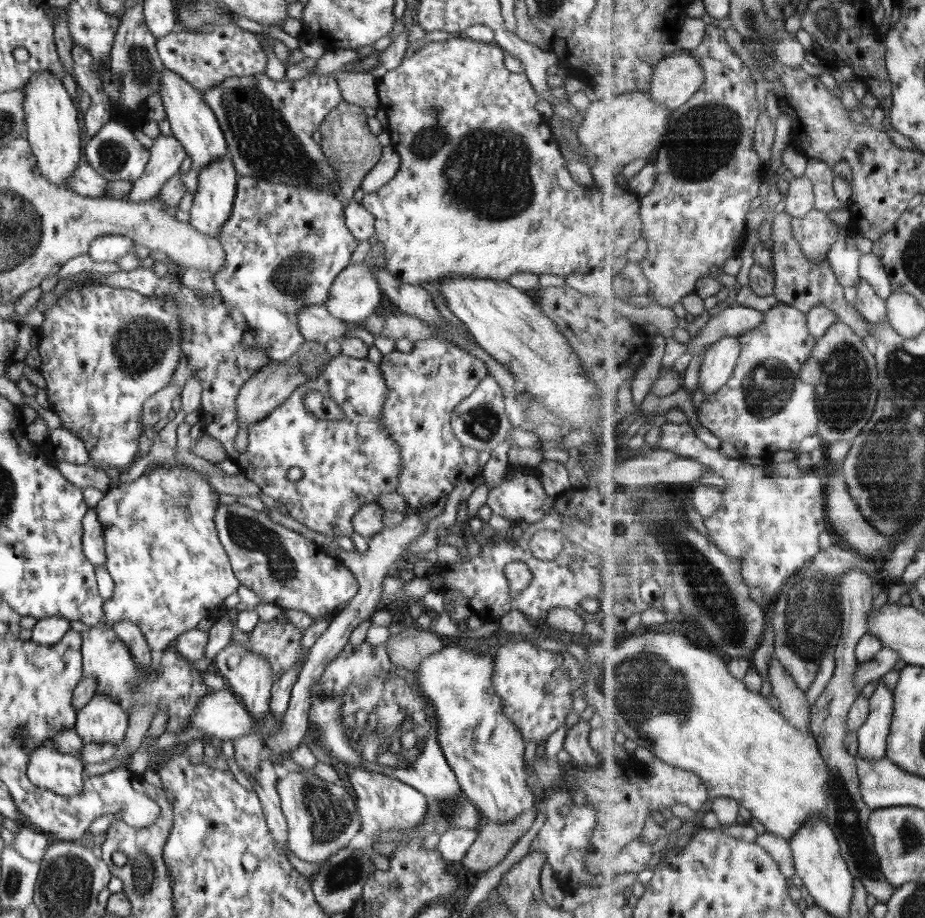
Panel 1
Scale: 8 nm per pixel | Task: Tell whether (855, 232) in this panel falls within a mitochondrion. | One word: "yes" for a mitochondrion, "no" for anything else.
no

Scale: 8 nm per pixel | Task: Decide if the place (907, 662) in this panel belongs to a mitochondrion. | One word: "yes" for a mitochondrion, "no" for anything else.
no

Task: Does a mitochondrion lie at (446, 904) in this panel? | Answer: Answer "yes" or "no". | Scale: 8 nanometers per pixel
no

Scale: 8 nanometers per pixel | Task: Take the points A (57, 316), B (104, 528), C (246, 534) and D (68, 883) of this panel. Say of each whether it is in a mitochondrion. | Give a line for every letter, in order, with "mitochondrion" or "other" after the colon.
A: other
B: other
C: mitochondrion
D: mitochondrion

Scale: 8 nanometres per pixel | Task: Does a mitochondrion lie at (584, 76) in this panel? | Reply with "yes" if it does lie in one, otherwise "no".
no

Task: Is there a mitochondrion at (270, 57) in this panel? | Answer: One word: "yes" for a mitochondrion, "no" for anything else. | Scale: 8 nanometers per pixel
no

